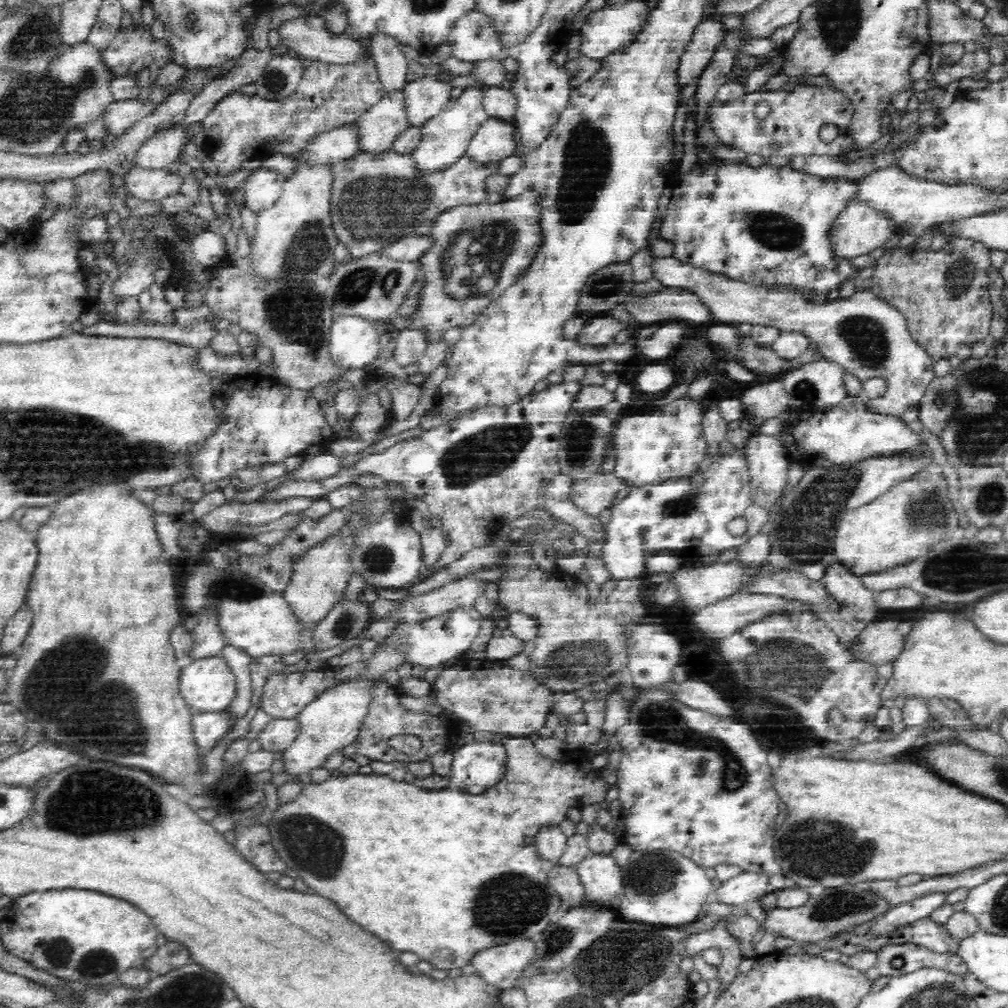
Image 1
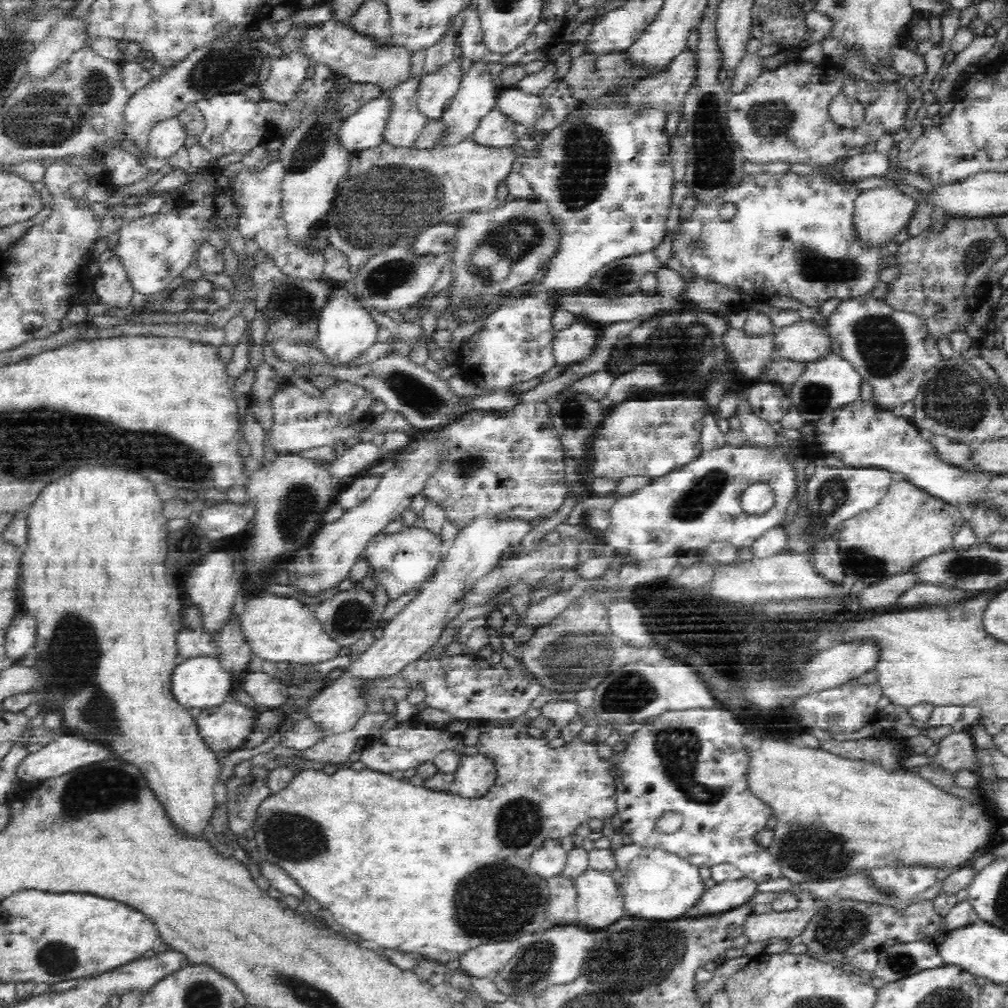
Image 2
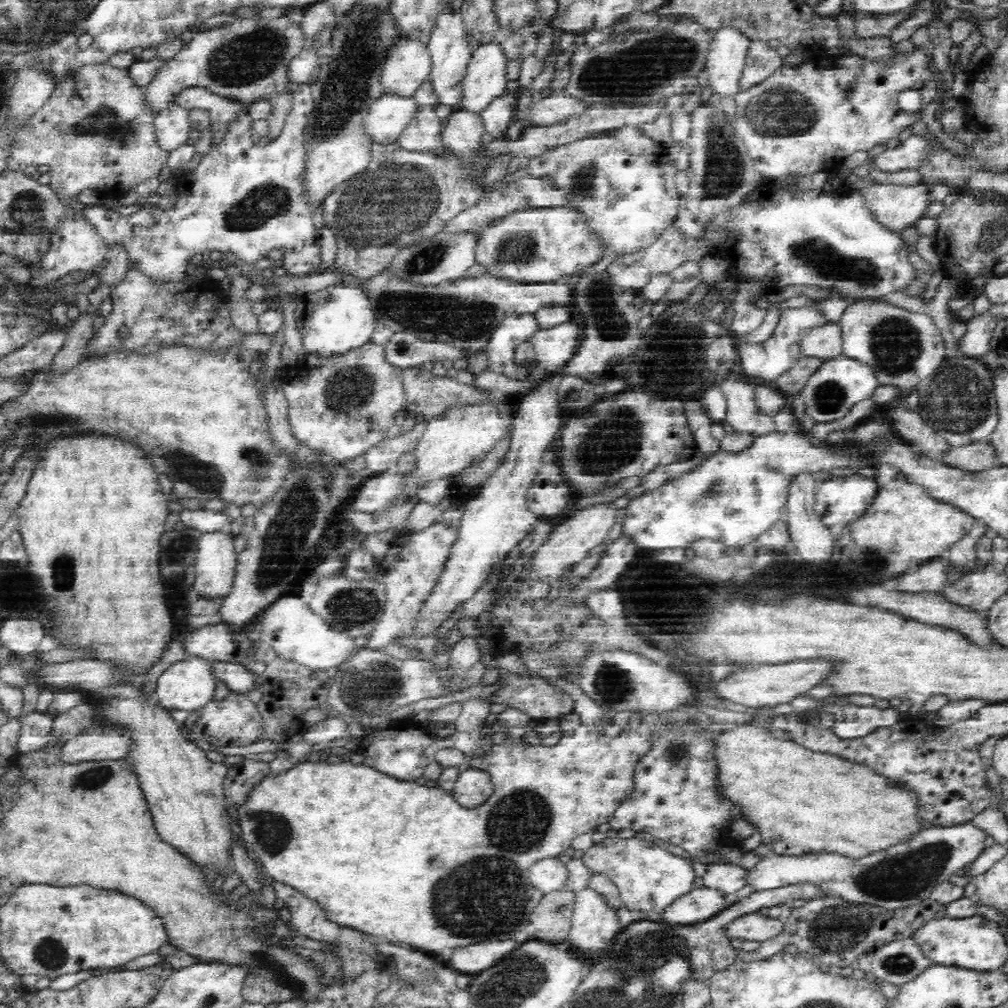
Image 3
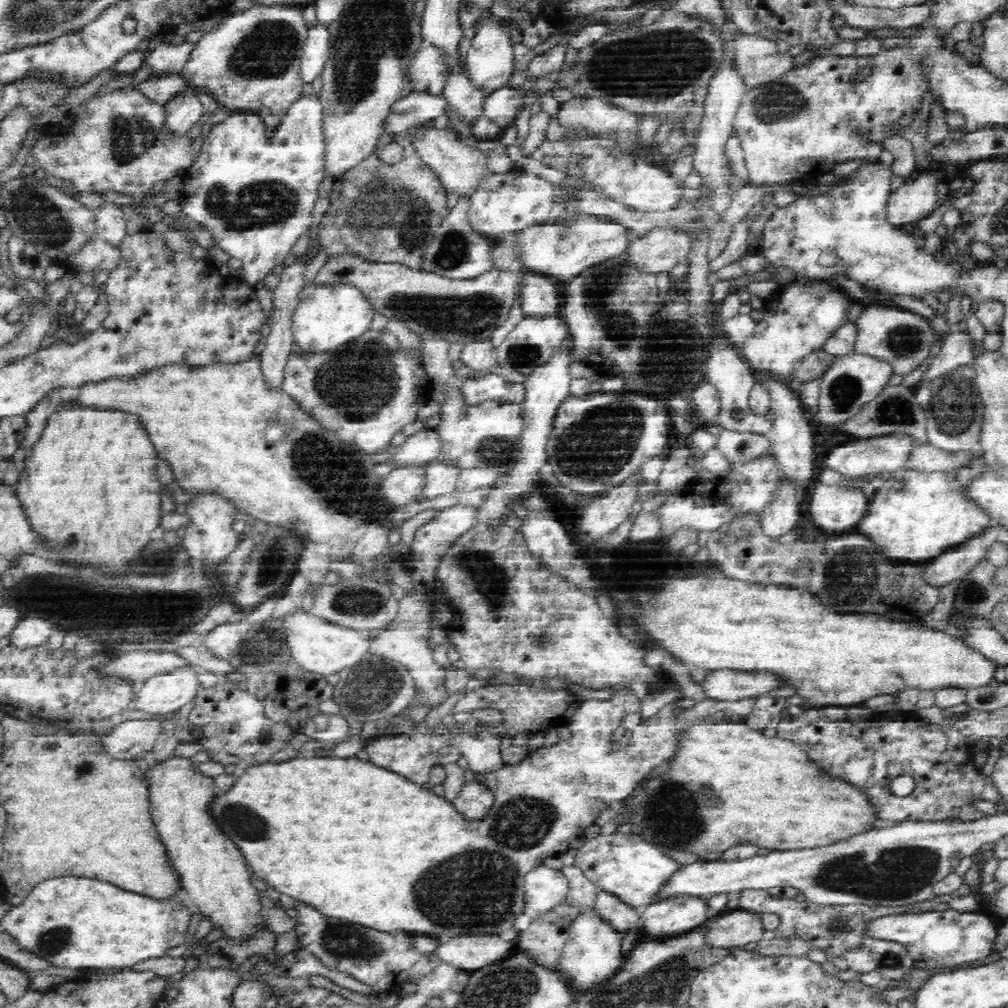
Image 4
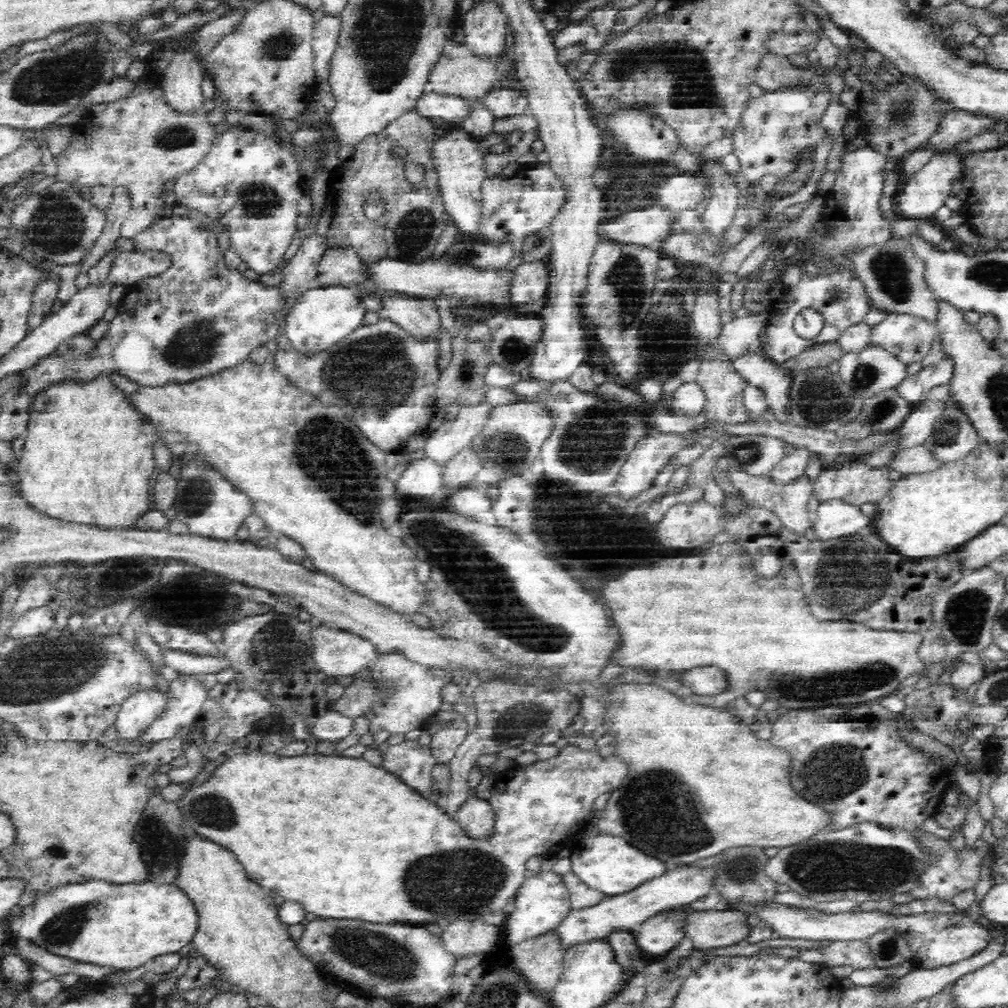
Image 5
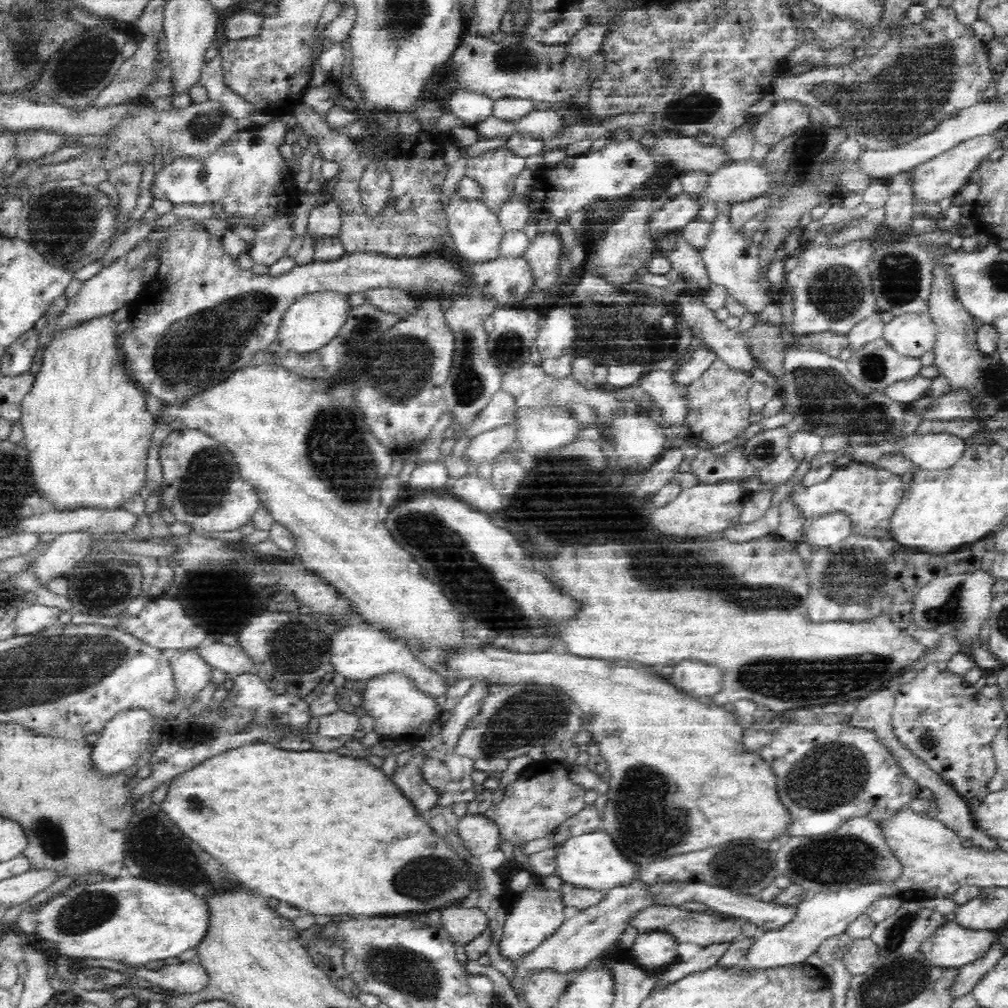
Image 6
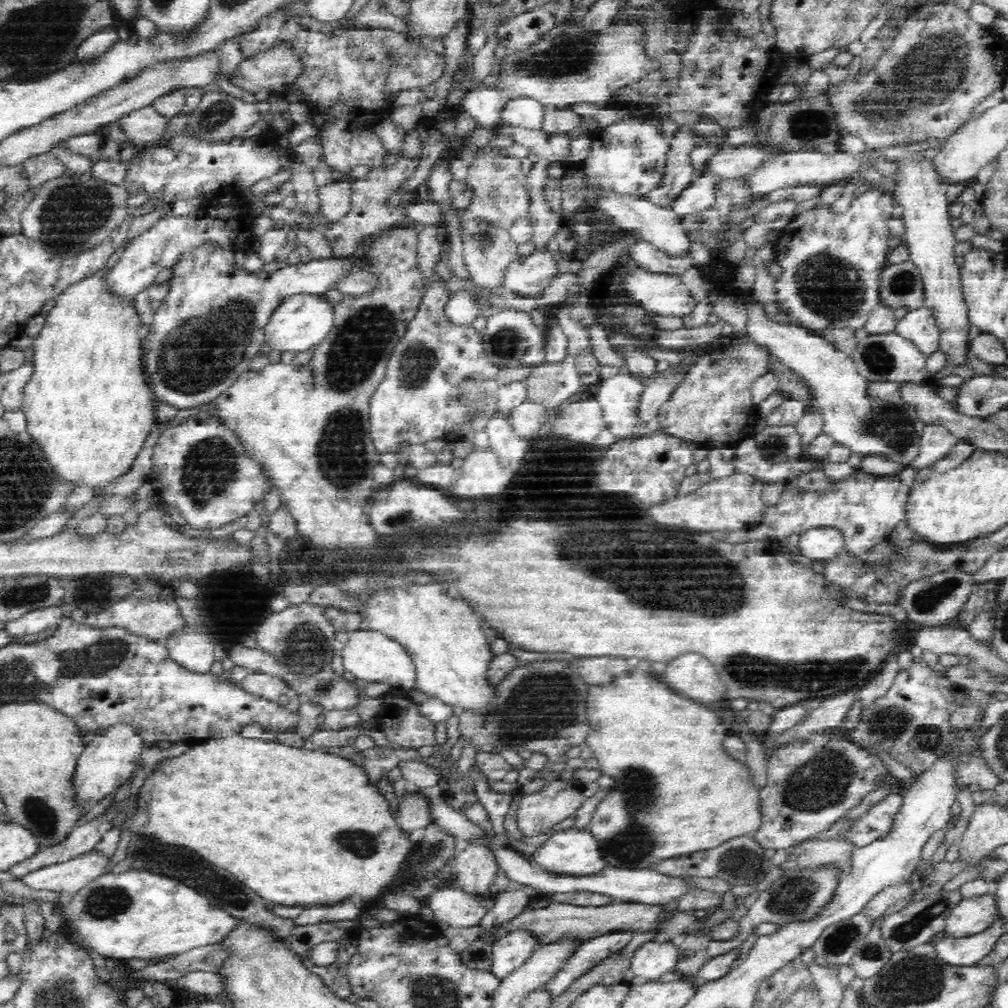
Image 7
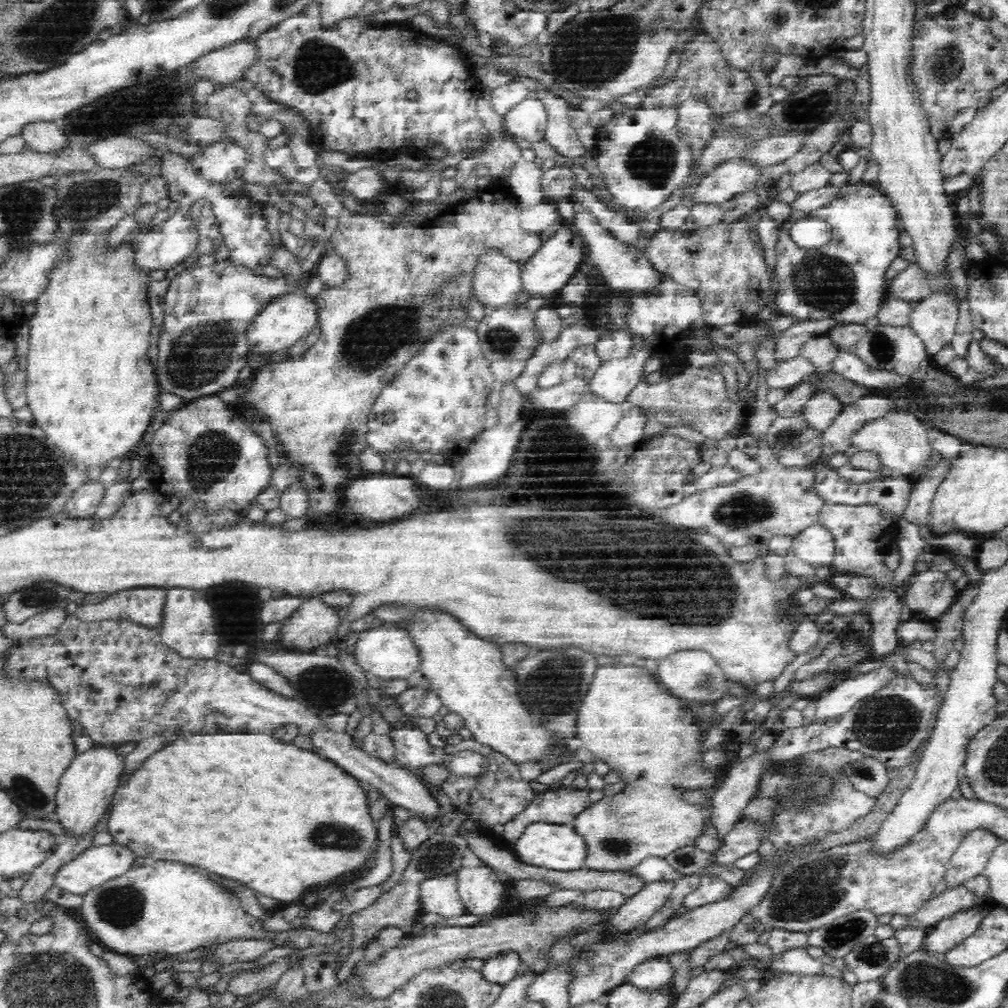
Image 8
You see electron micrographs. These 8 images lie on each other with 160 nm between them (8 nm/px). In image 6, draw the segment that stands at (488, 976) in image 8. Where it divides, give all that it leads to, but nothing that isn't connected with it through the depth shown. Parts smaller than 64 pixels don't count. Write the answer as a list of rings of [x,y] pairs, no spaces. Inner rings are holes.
[[[541,881],[534,882],[522,894],[513,897],[511,911],[507,914],[502,936],[498,940],[498,952],[506,962],[516,964],[527,952],[534,950],[544,942],[558,924],[564,921],[561,895],[555,891],[547,891]]]

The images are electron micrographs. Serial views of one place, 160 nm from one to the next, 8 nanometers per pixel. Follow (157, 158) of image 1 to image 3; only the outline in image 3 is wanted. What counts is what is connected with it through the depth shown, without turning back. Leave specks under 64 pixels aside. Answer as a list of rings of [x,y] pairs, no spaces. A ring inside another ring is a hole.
[[[174,105],[162,109],[156,118],[156,129],[162,147],[170,149],[180,147],[189,139],[192,130],[190,108]]]

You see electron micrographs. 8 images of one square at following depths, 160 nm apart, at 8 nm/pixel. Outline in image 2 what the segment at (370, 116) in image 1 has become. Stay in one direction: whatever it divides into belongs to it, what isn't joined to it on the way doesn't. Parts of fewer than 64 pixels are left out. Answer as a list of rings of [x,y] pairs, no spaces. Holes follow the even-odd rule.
[[[421,77],[408,79],[390,90],[393,100],[392,120],[386,130],[386,141],[400,148],[414,148],[434,118],[419,107],[417,90]]]

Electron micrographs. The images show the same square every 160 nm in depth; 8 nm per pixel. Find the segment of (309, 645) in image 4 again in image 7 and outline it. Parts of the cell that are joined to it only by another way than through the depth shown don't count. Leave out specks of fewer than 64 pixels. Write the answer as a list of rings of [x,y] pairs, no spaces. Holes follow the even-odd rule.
[[[359,629],[349,634],[349,640],[342,646],[344,667],[358,680],[392,685],[392,688],[408,689],[414,685],[415,664],[406,648],[388,634],[375,630]]]

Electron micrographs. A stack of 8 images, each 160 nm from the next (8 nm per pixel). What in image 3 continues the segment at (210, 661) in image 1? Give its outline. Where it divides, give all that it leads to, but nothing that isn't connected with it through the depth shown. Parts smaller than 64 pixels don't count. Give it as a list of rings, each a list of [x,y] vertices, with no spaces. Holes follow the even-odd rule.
[[[188,657],[166,668],[154,688],[156,705],[165,710],[187,712],[213,698],[213,677],[200,657]]]

